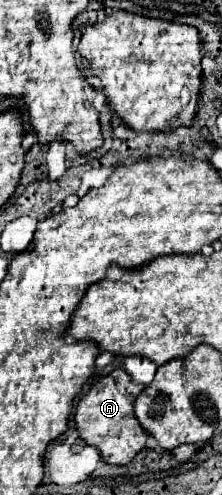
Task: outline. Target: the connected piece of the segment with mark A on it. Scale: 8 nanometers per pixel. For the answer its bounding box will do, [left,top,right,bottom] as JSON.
[75,368,147,464]

